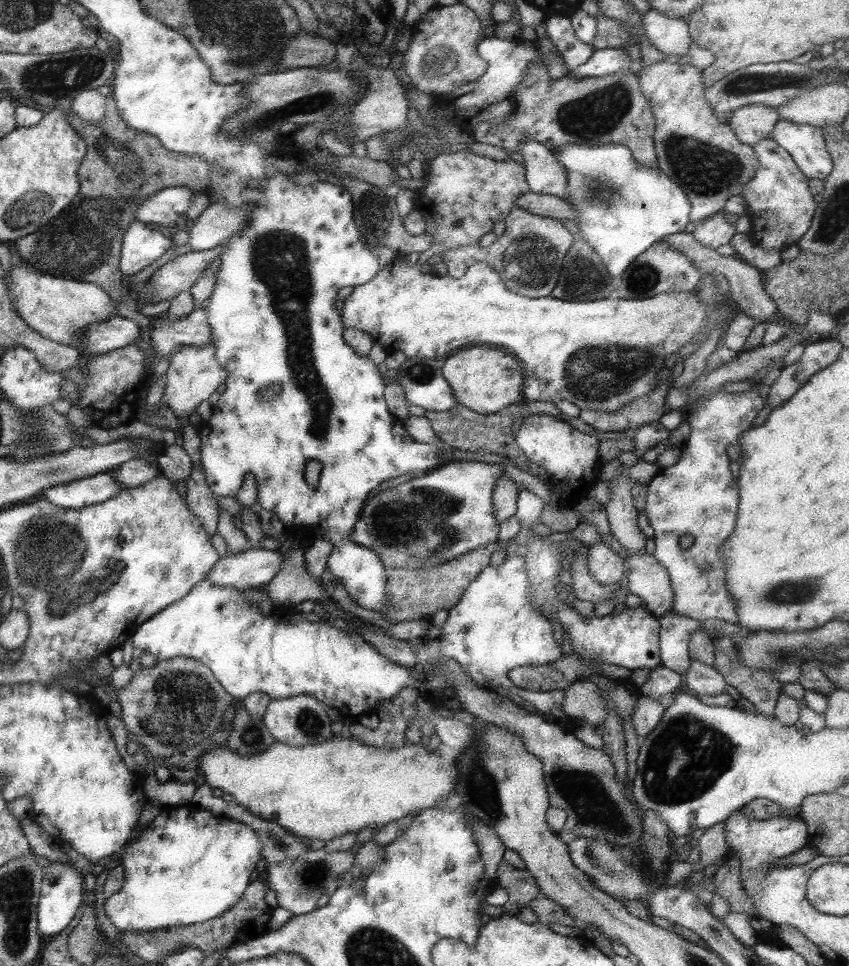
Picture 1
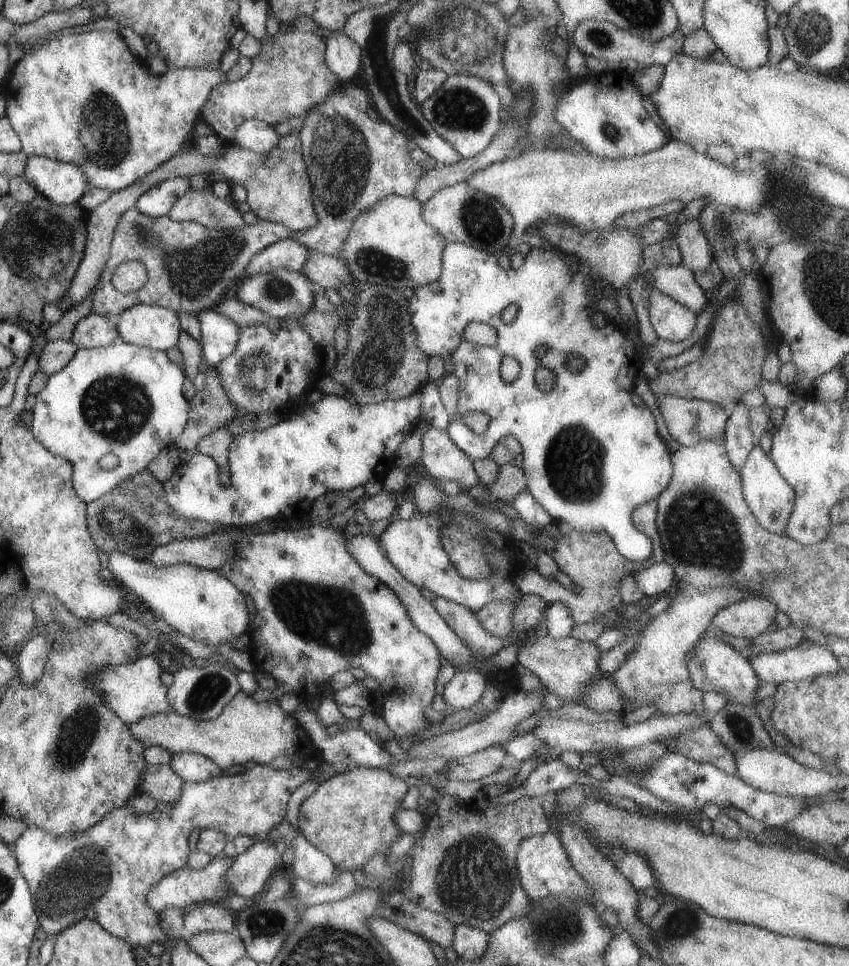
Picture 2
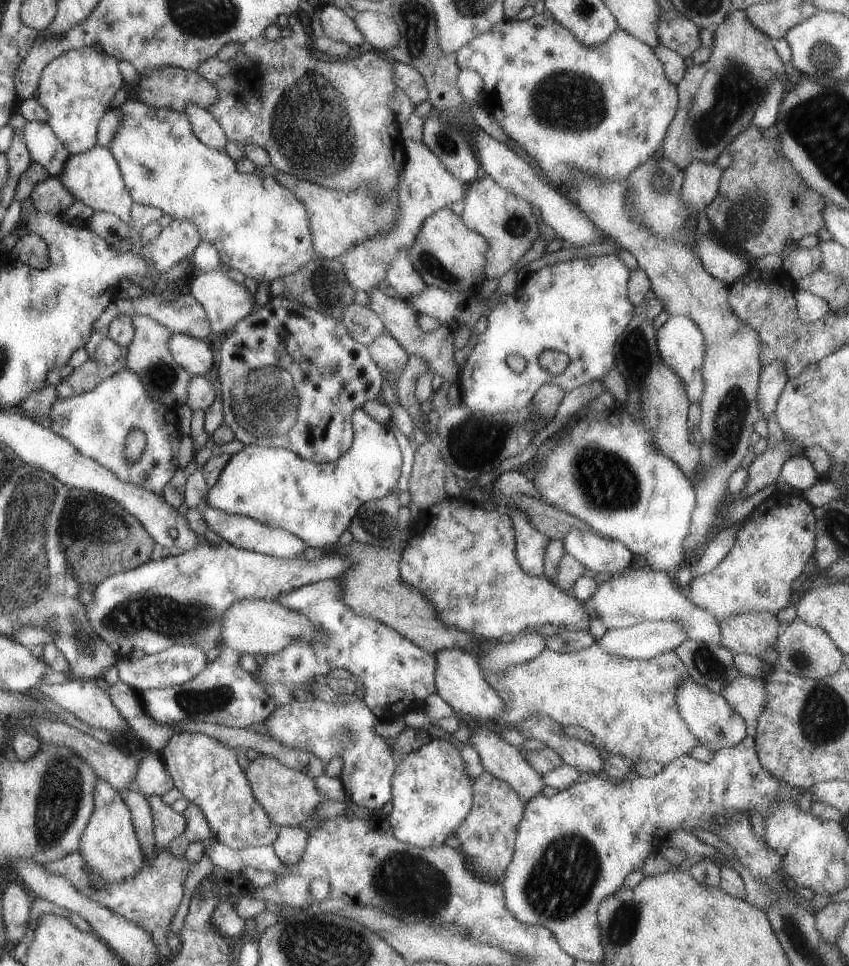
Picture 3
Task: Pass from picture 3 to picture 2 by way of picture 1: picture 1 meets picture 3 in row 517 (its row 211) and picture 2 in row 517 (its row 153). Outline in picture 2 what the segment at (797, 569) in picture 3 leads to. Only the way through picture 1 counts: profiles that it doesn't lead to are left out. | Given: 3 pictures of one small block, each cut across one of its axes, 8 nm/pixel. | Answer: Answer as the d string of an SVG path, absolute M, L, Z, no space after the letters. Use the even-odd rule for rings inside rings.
M760 445L755 446L748 455L740 471L740 476L742 476L743 496L758 524L772 533L784 535L794 500L796 500L795 492L790 484L782 478L782 474L778 472L778 468Z

